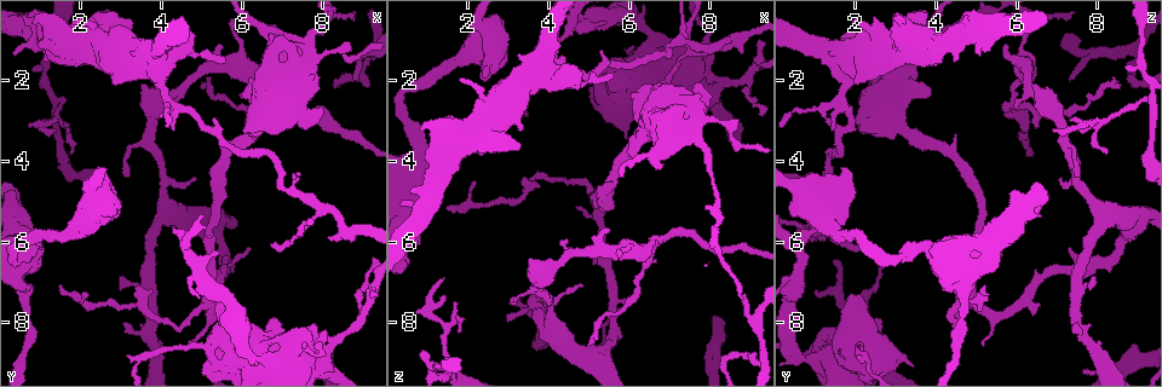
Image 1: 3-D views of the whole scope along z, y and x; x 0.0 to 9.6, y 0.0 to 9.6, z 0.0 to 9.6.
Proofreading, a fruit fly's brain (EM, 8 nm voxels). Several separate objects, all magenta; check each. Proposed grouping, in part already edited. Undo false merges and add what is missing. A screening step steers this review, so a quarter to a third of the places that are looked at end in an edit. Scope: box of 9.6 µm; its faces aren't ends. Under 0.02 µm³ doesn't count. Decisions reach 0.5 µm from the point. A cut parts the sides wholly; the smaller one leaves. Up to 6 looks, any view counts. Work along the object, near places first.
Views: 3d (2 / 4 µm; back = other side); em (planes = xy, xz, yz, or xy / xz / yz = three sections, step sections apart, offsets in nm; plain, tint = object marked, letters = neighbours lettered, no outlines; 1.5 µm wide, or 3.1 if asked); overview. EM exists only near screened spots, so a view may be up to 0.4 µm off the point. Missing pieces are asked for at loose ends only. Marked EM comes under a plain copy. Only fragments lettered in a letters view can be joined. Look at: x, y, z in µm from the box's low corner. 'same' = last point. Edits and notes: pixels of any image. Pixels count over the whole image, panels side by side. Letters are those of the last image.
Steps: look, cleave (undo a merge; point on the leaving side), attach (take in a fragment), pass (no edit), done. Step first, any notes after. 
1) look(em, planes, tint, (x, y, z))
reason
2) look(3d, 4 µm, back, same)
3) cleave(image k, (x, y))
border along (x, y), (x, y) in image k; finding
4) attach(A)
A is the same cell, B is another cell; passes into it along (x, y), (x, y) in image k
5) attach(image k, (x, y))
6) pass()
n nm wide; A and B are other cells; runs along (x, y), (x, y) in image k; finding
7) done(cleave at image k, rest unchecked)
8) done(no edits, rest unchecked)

look(3d, 4 µm, (8.90, 1.95, 7.25))

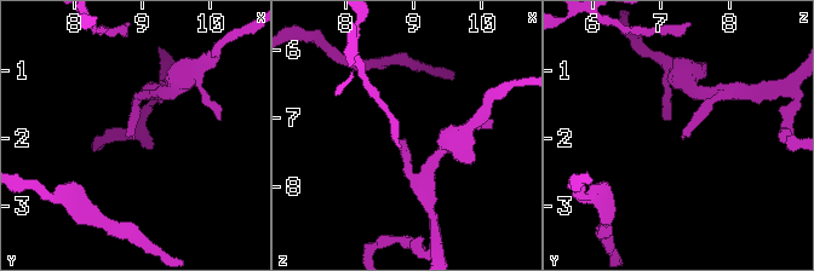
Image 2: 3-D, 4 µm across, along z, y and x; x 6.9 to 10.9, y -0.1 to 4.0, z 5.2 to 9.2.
look(em, planes, tint, (8.85, 2.00, 7.35))
shape alone is not enough

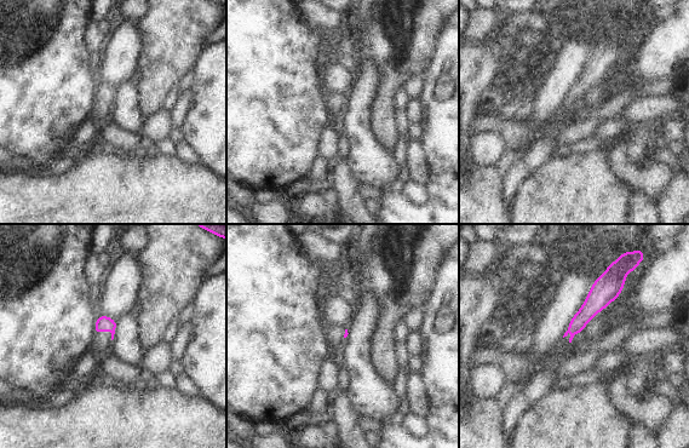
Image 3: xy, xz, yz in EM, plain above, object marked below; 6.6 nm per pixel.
look(em, planes, letters, same)

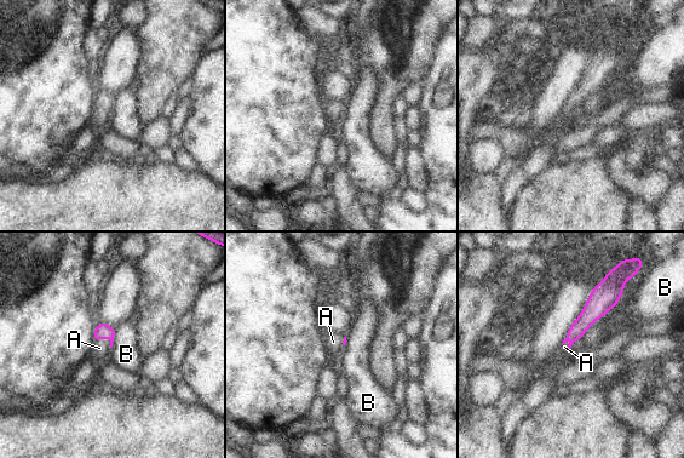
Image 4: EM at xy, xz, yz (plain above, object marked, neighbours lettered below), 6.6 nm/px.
attach(A)
A is the same cell, B is another cell; passes into it along (102, 331), (104, 337), (99, 348) in image 4; the neuron continues

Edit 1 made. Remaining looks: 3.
look(3d, 2 µm, (1.45, 7.15, 5.20))
free end

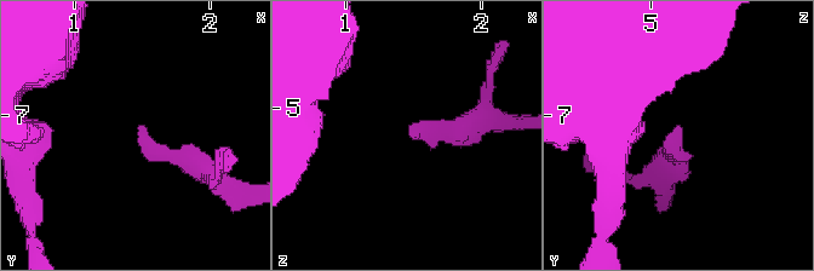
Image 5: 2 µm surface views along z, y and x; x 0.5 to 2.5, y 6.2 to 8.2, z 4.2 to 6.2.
look(em, planes, letters, (1.46, 7.08, 5.22))
shape alone is not enough

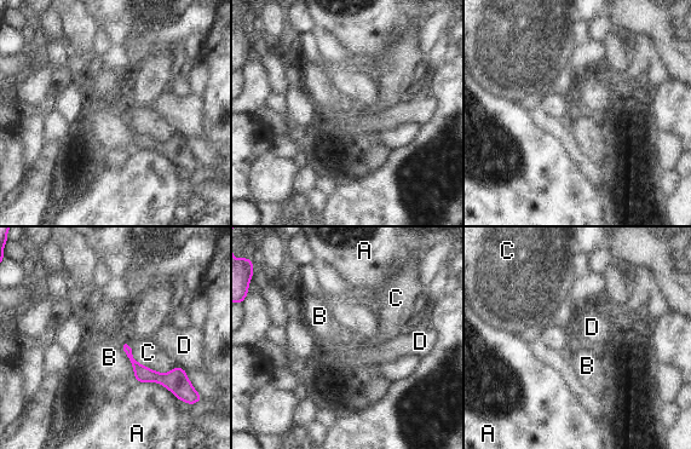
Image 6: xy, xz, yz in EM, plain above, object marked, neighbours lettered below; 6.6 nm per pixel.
pass()
A, B, C and D are other cells; border along (122, 345), (137, 381) in image 6; no lettered fragment goes on from it

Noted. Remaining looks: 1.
done(attach at image 4, rest unchecked)

